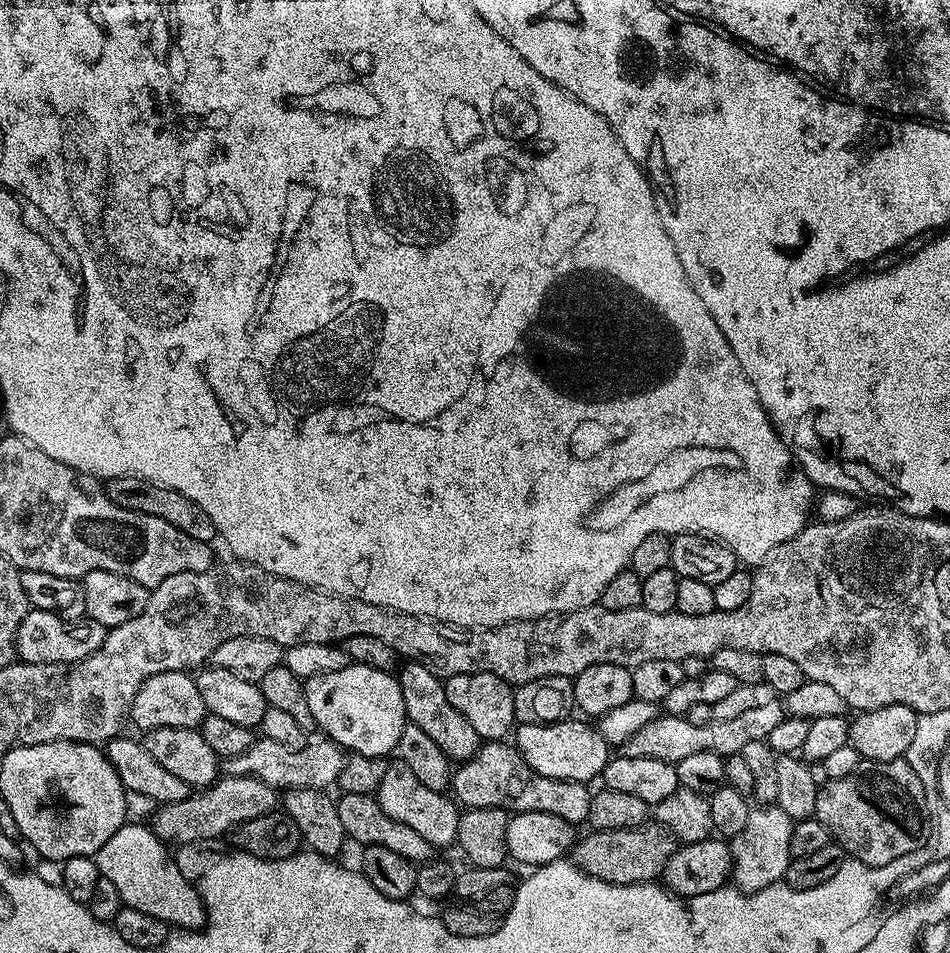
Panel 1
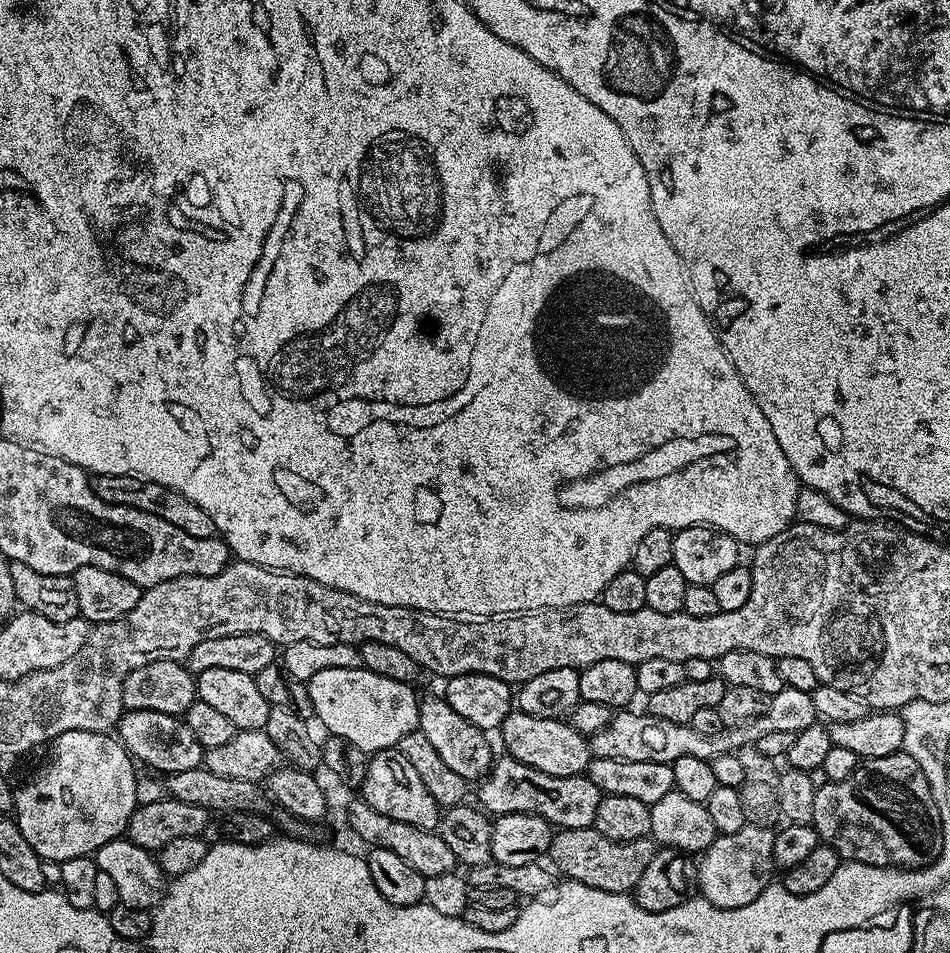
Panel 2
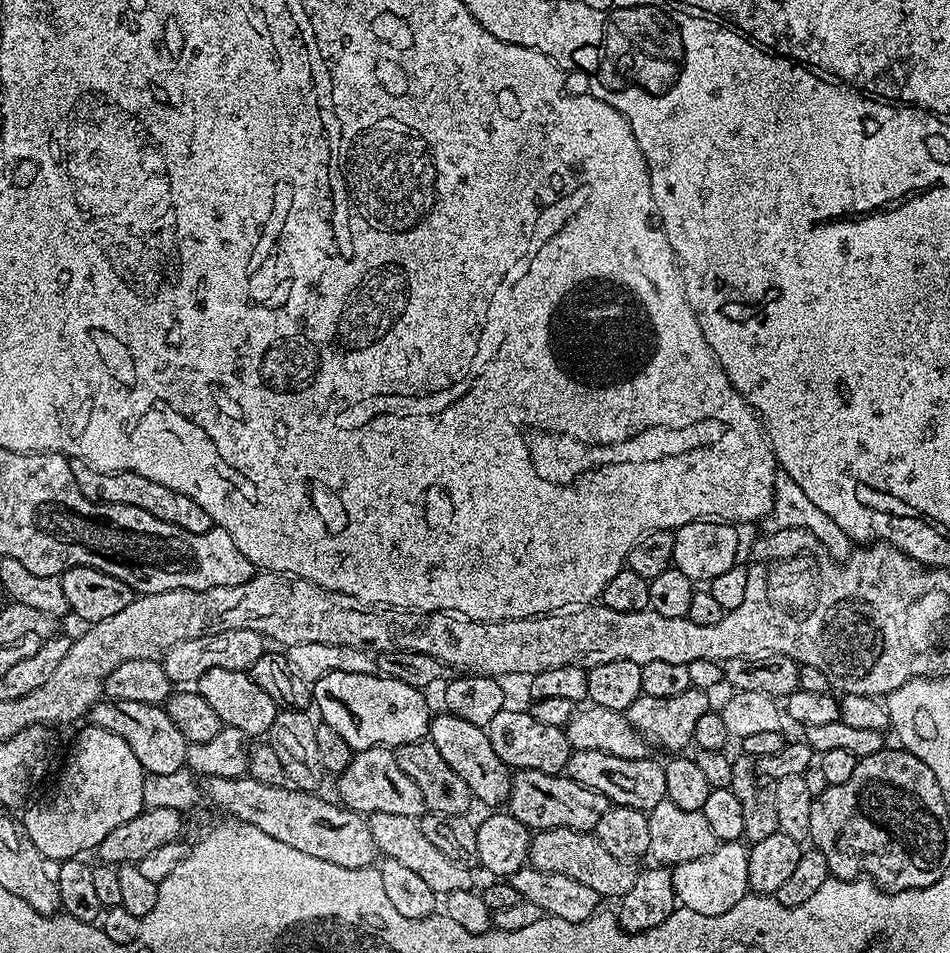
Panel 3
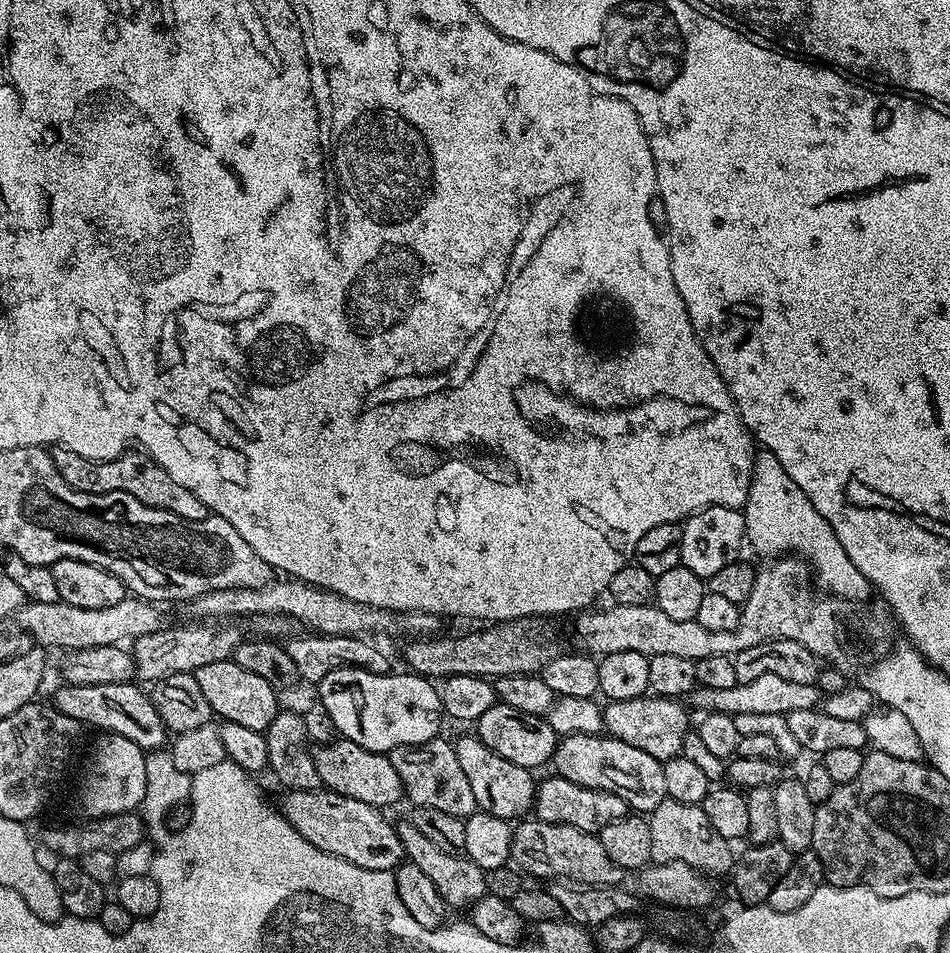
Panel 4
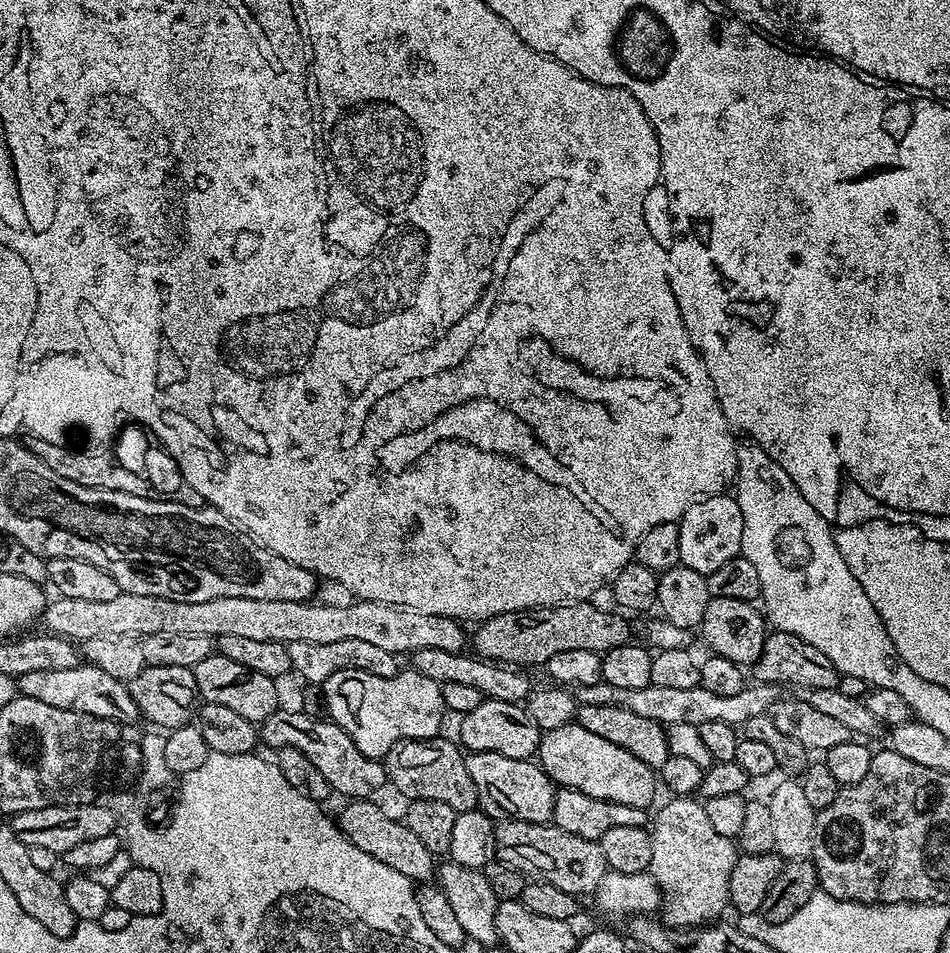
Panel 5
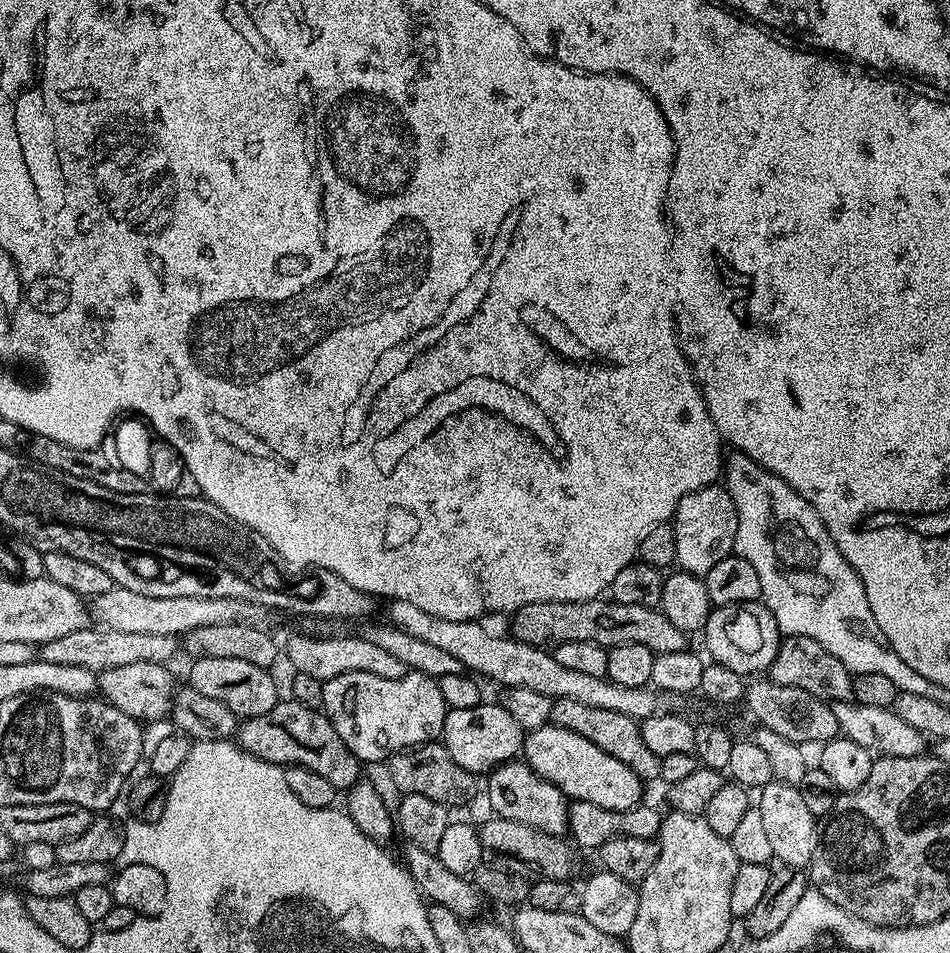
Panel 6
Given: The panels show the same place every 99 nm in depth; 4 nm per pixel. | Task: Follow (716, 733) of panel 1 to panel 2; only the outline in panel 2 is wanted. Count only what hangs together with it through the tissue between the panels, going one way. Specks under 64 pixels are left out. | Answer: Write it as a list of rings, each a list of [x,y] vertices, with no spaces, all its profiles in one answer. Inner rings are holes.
[[[783,688],[771,697],[766,711],[761,716],[744,725],[719,732],[717,736],[698,734],[691,724],[679,724],[669,720],[659,720],[657,716],[645,714],[643,711],[620,710],[612,717],[612,721],[602,730],[598,730],[590,738],[590,747],[595,758],[618,758],[622,762],[662,762],[672,764],[678,758],[702,758],[711,761],[718,754],[726,754],[741,746],[748,746],[762,734],[770,734],[770,730],[778,730],[785,734],[796,734],[806,730],[811,724],[817,723],[818,717],[814,710],[814,702],[810,692]]]

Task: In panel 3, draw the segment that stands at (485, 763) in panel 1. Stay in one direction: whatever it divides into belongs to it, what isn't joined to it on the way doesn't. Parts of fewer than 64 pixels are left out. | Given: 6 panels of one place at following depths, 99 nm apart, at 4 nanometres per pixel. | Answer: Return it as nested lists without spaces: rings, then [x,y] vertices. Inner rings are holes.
[[[520,770],[512,777],[512,793],[506,806],[512,816],[530,830],[569,828],[575,832],[592,832],[604,820],[610,801],[602,794],[574,782],[566,774],[551,776],[538,770]]]

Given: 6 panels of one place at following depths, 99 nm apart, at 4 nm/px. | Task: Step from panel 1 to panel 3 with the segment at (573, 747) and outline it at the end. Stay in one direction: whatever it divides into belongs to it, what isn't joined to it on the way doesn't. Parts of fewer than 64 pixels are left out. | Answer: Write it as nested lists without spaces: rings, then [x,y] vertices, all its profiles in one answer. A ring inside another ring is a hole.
[[[506,706],[494,718],[490,718],[487,729],[490,746],[498,758],[513,770],[538,770],[551,776],[563,773],[572,757],[573,749],[564,728],[546,726],[532,716],[531,711],[515,712],[512,706]]]

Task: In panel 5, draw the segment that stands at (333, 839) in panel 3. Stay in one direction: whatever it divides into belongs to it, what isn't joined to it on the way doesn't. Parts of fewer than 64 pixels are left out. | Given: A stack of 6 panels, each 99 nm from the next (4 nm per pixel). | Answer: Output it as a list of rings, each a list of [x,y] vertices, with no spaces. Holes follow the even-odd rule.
[[[356,798],[344,808],[344,813],[338,816],[338,827],[354,846],[358,846],[366,854],[378,858],[378,862],[386,862],[398,874],[406,874],[413,882],[428,882],[434,876],[434,854],[422,846],[422,841],[411,832],[399,819],[391,820],[382,809],[368,798]]]

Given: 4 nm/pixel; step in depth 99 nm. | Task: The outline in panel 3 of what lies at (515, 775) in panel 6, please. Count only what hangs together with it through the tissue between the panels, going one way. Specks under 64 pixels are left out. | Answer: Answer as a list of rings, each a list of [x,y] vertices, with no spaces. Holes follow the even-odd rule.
[[[447,710],[441,713],[441,716],[433,715],[428,726],[428,736],[432,744],[438,746],[438,754],[446,758],[446,763],[451,768],[458,770],[462,782],[470,786],[473,797],[479,803],[481,800],[488,810],[496,810],[507,805],[512,793],[514,772],[502,762],[502,758],[498,758],[498,754],[494,754],[487,731],[452,715]]]

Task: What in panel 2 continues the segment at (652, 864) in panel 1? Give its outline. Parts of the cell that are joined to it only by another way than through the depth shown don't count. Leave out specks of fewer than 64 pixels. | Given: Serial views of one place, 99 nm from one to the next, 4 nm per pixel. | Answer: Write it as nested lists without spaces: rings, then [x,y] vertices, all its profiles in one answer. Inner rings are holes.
[[[594,826],[591,828],[561,828],[552,837],[548,856],[565,873],[567,879],[577,880],[591,888],[607,892],[631,893],[638,878],[642,878],[646,866],[654,858],[658,845],[655,840],[643,836],[634,842],[618,842],[606,838]]]

